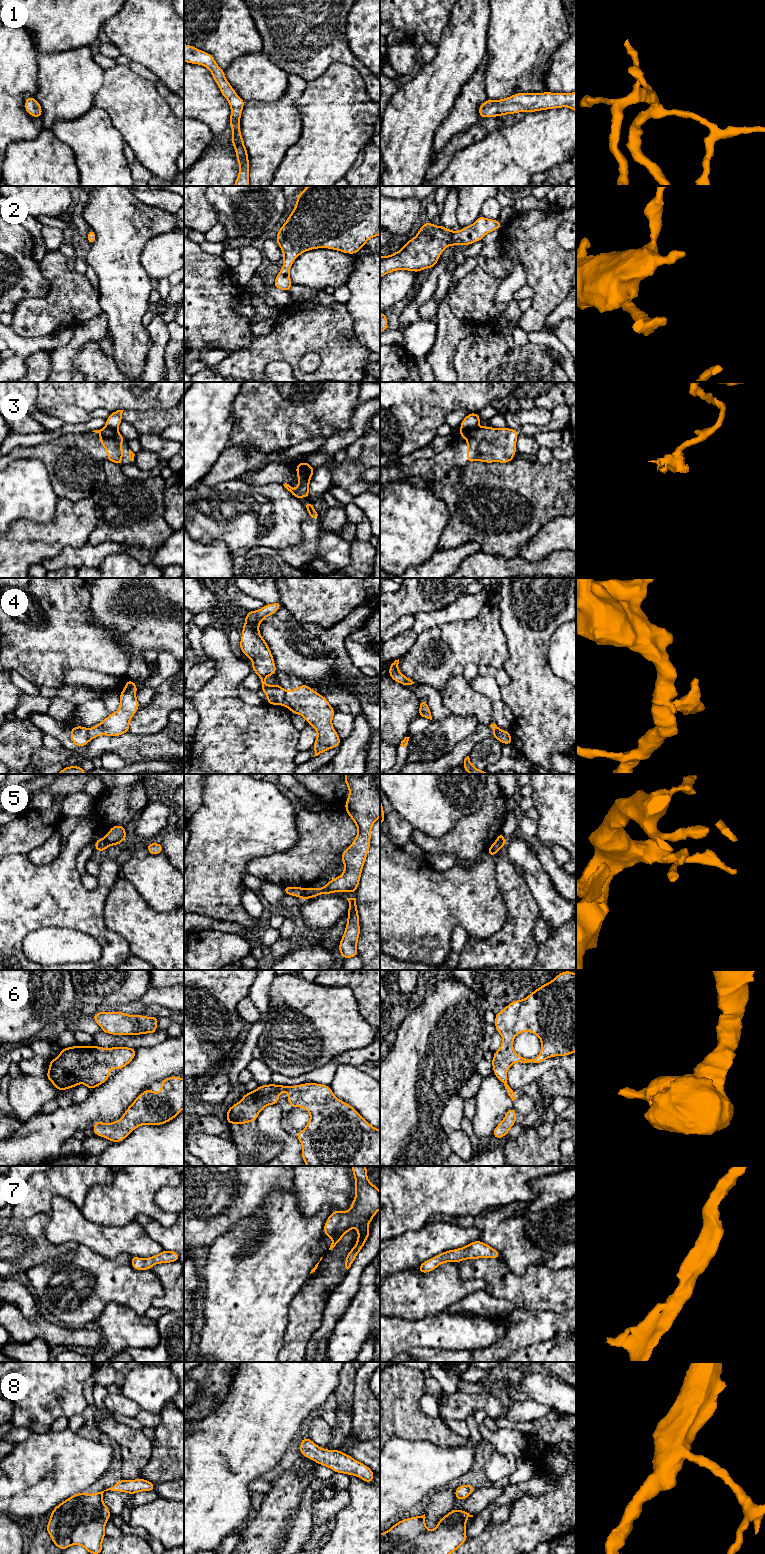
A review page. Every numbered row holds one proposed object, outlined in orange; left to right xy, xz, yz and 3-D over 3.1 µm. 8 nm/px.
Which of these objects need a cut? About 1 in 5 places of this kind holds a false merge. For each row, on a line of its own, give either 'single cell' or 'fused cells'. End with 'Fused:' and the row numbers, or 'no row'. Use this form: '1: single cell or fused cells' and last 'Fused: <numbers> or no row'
1: single cell
2: single cell
3: fused cells
4: fused cells
5: fused cells
6: single cell
7: single cell
8: single cell
Fused: 3, 4, 5

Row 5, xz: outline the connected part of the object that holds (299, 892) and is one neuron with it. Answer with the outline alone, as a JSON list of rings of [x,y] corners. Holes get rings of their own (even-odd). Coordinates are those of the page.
[[[284,886],[283,887],[286,895],[296,896],[303,899],[306,888],[302,887],[292,887],[292,886]]]

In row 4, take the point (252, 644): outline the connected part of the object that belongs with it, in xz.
[[[278,601],[266,604],[259,610],[249,611],[245,616],[245,624],[241,630],[240,651],[252,661],[252,671],[260,677],[261,690],[267,696],[267,703],[271,705],[283,704],[285,690],[280,684],[270,686],[265,683],[265,678],[275,674],[277,669],[269,646],[259,632],[259,625],[266,617],[276,614],[282,605]]]

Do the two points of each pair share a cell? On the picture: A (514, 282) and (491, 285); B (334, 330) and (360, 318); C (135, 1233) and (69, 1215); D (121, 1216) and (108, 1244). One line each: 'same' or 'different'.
A: different
B: different
C: same
D: different

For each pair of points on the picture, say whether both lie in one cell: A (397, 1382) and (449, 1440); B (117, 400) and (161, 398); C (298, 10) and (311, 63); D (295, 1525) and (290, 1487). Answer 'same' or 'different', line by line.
A: same
B: same
C: same
D: different

